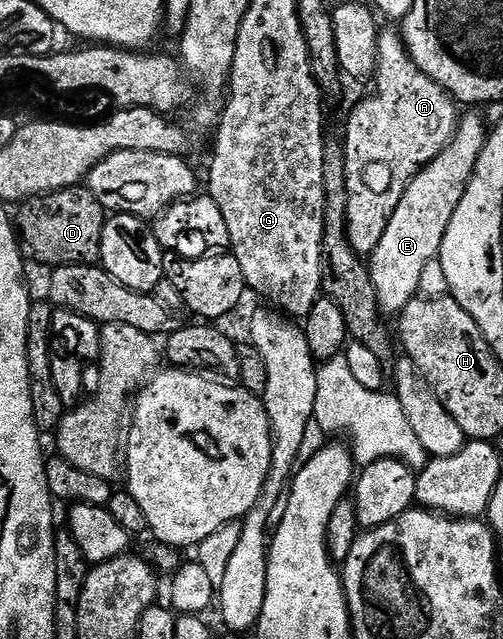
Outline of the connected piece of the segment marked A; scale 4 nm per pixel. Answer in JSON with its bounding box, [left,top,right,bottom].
[345,31,461,258]

